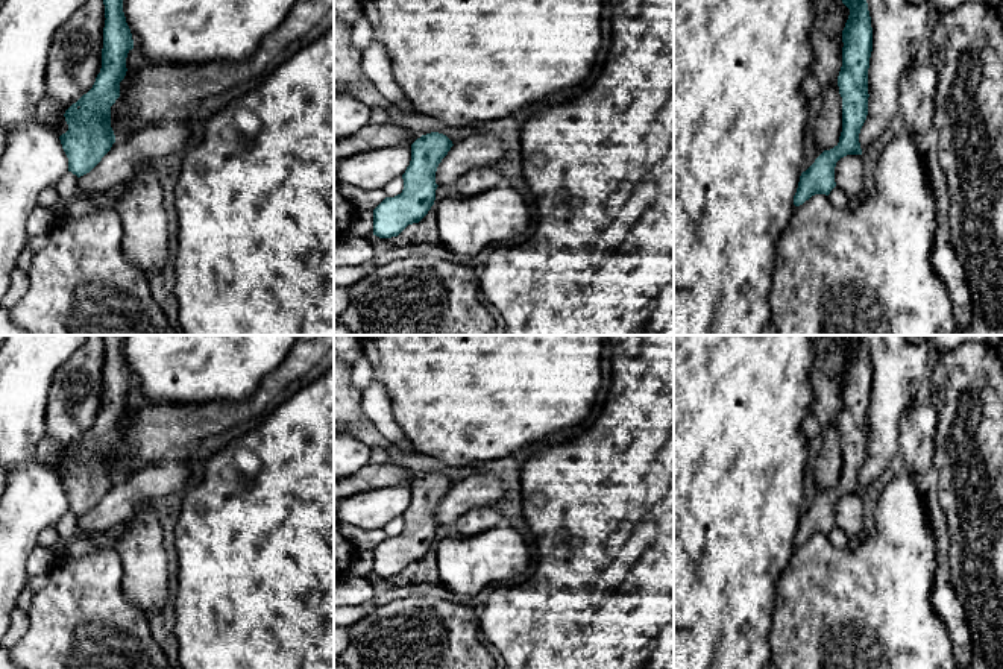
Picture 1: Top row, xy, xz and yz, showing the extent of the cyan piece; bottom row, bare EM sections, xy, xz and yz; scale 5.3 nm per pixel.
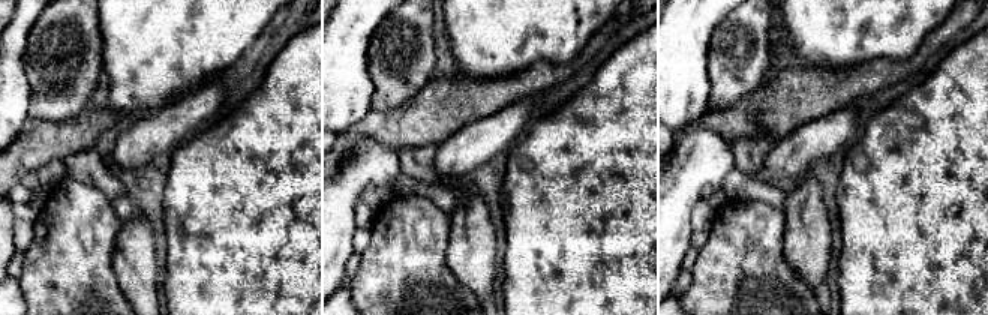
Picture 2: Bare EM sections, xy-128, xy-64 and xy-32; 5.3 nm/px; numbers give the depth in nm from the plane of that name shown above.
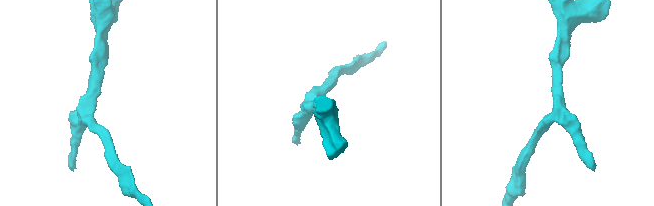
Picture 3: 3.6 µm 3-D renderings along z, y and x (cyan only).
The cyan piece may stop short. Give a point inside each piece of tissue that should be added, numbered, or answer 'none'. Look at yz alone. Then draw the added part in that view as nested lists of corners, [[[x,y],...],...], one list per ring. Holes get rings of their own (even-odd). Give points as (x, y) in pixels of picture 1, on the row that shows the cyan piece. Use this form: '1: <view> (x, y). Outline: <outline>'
none

